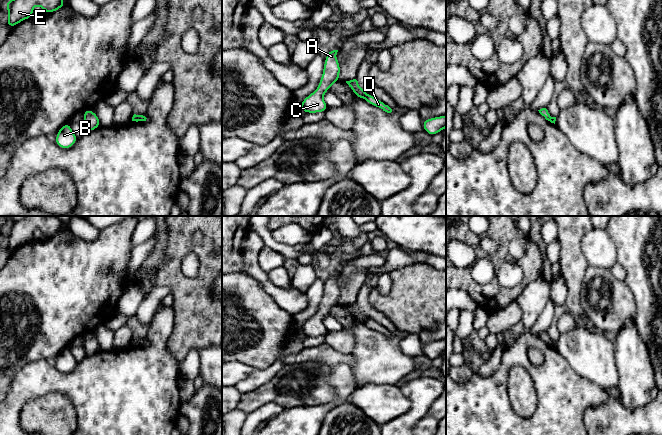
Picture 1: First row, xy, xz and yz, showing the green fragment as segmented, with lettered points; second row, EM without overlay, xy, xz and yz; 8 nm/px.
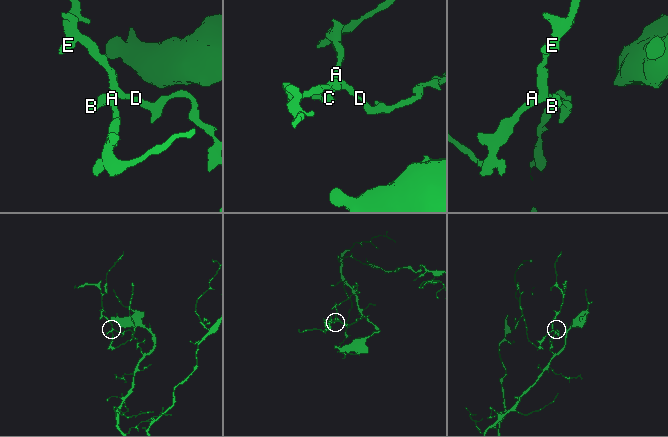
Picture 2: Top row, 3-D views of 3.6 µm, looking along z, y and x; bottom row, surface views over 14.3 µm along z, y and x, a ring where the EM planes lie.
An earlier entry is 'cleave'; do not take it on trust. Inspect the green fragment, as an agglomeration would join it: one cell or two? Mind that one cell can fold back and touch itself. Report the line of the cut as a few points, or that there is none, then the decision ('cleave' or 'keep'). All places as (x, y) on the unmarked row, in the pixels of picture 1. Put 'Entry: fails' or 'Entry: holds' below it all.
xz (367, 318), (364, 322) | cleave
Entry: holds

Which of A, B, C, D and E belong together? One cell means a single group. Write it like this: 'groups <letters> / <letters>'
groups A B C E / D

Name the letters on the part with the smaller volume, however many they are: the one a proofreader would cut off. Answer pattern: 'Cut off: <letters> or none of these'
Cut off: A, B, C, E

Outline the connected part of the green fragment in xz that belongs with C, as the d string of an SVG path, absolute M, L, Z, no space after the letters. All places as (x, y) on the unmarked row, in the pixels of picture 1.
M333 274L325 281L323 299L318 312L300 326L300 333L306 337L326 336L328 330L323 324L324 317L330 314L333 307L339 305L340 287L336 283L338 274Z

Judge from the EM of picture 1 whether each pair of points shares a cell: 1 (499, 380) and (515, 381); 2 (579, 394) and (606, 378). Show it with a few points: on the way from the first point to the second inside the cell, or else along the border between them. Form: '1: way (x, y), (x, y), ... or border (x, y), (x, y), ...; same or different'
1: border (520, 365), (514, 365), (508, 373), (510, 403); different
2: border (576, 372), (607, 391); different

